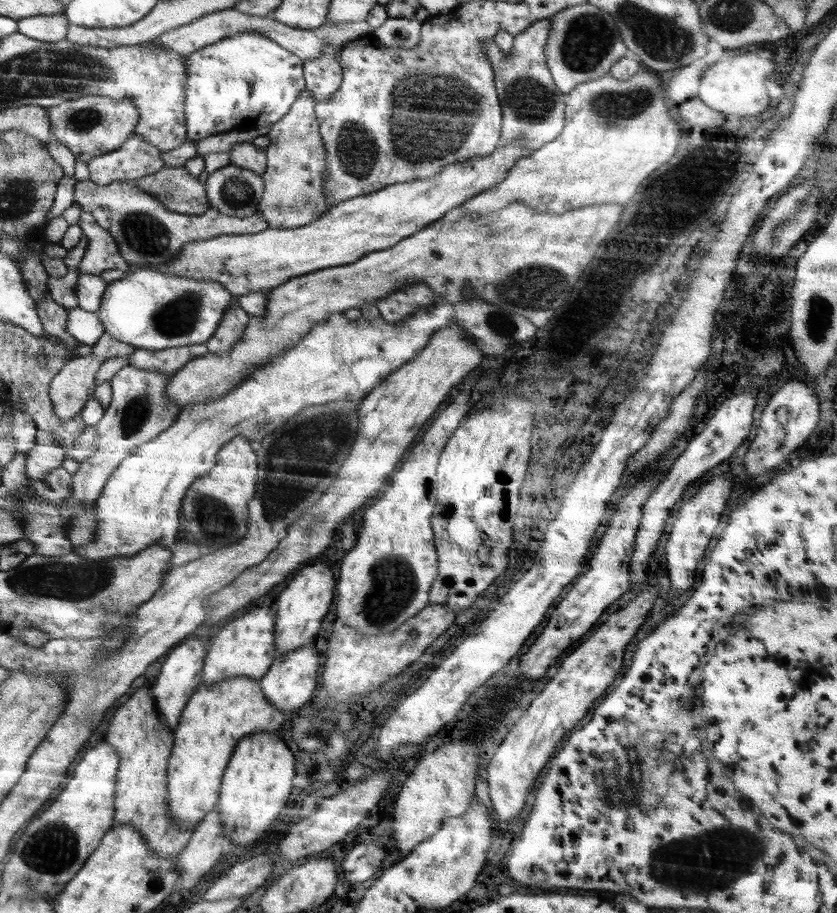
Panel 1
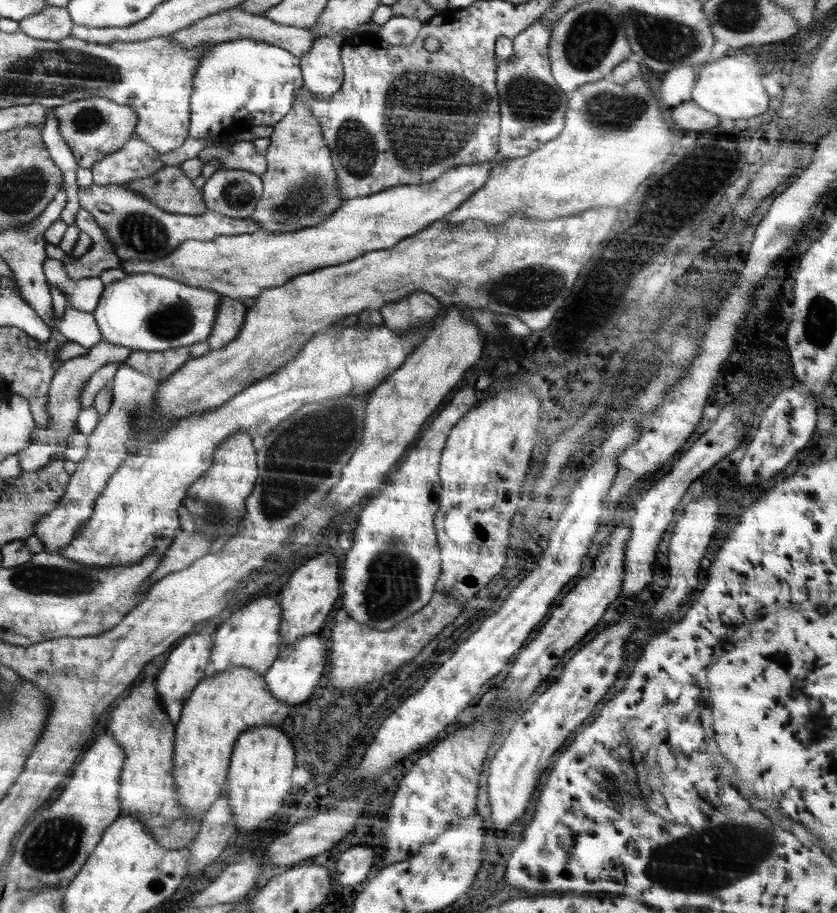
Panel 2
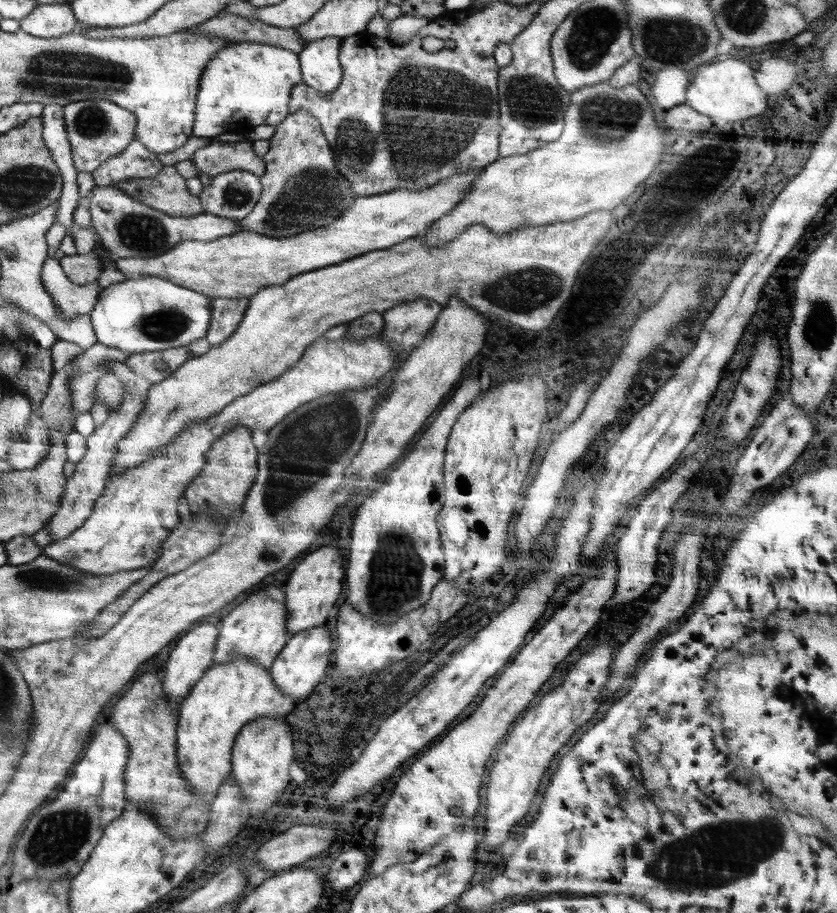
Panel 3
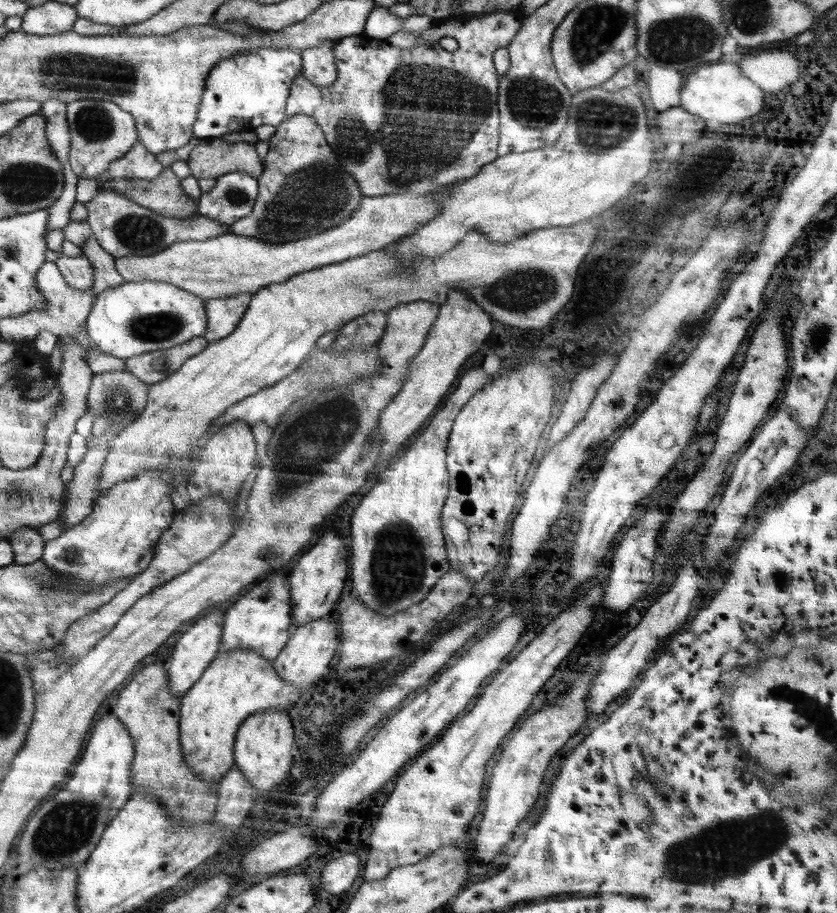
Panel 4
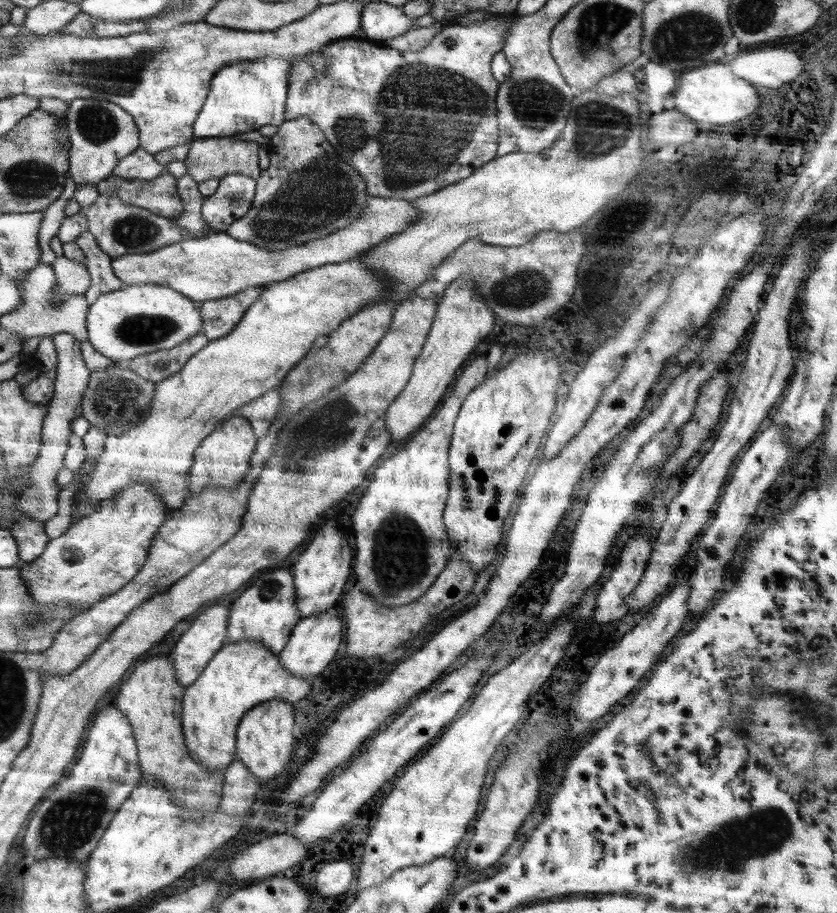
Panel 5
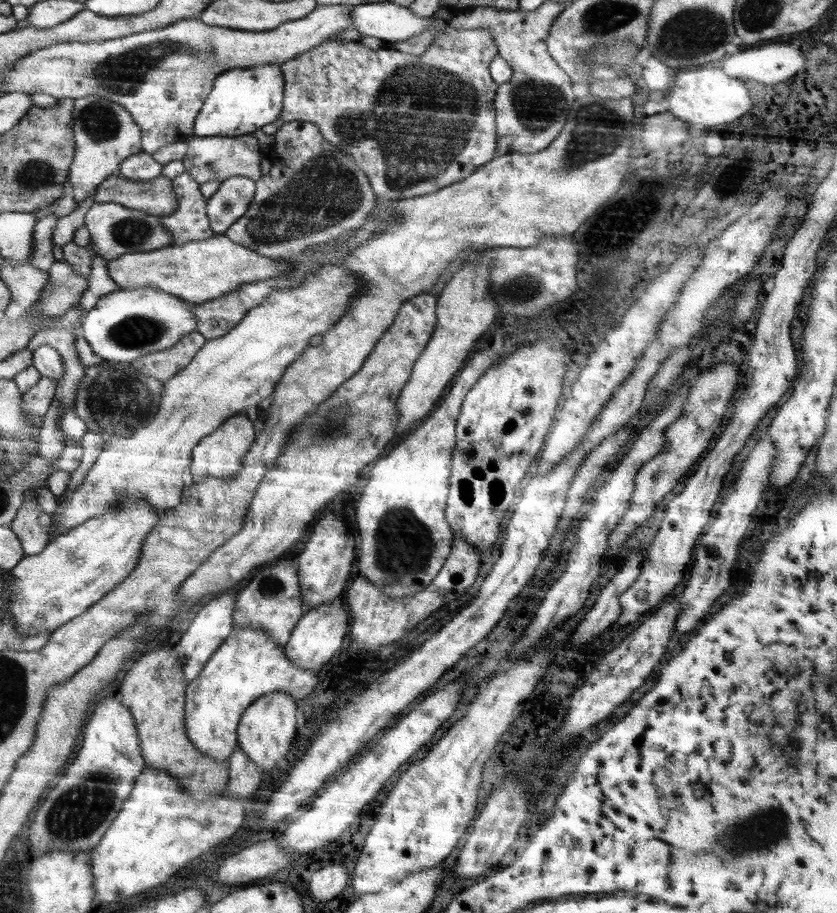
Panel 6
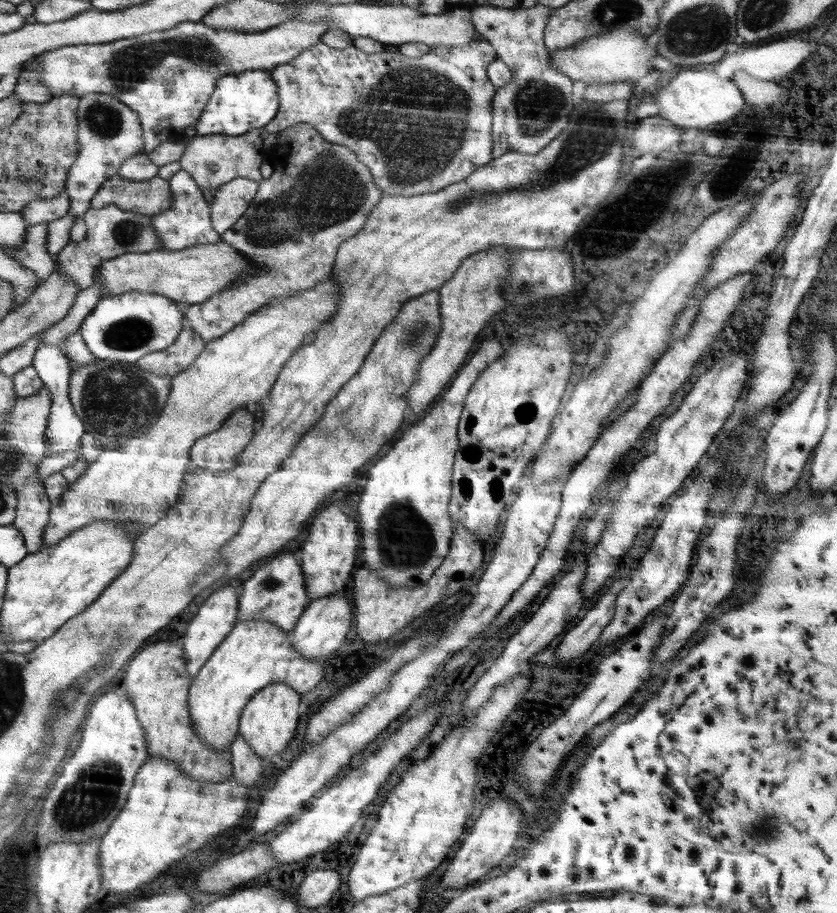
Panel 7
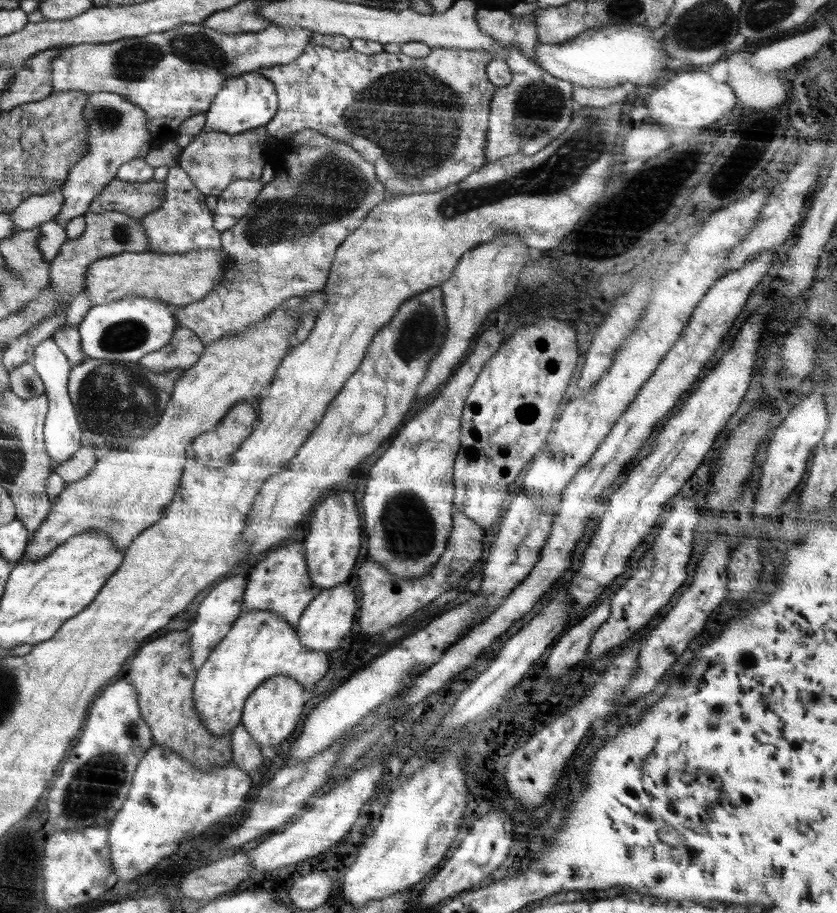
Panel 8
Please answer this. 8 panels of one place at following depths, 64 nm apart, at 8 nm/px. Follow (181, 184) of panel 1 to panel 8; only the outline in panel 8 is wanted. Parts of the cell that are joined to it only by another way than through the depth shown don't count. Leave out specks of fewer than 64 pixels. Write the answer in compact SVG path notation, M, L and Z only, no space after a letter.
M115 178L103 188L100 196L92 201L90 213L114 211L130 217L142 218L156 212L164 198L166 183L150 180L144 183L132 183Z

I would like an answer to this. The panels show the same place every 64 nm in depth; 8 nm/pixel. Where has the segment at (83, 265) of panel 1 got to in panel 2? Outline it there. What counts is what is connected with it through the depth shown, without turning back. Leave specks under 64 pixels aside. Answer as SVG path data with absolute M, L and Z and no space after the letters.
M81 209L75 218L75 224L82 232L91 236L93 245L82 256L64 260L64 269L68 278L74 281L99 278L105 271L121 269L123 260L116 256L115 248L106 233L86 210Z

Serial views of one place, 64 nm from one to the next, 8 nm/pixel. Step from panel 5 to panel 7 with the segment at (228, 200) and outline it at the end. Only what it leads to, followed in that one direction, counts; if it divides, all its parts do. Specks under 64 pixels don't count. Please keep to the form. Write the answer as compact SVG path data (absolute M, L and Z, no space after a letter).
M239 177L226 184L223 184L215 193L214 201L209 204L212 226L216 232L221 235L244 215L244 212L250 207L252 200L256 197L259 182L245 177Z

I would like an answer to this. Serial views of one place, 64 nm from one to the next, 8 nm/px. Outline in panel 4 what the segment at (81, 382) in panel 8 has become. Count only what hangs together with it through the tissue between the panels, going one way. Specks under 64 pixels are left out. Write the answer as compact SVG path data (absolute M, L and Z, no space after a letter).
M130 371L95 373L92 377L91 388L87 394L88 412L92 413L93 417L98 417L98 415L108 417L106 421L109 422L109 425L110 422L132 424L146 408L149 387L150 385L140 380Z

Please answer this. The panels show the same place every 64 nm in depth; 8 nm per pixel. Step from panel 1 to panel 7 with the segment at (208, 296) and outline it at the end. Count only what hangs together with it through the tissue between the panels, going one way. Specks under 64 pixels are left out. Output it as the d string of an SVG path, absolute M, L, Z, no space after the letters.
M132 291L102 297L78 331L96 358L135 363L151 352L164 350L176 340L184 328L183 307L175 300L148 292Z

